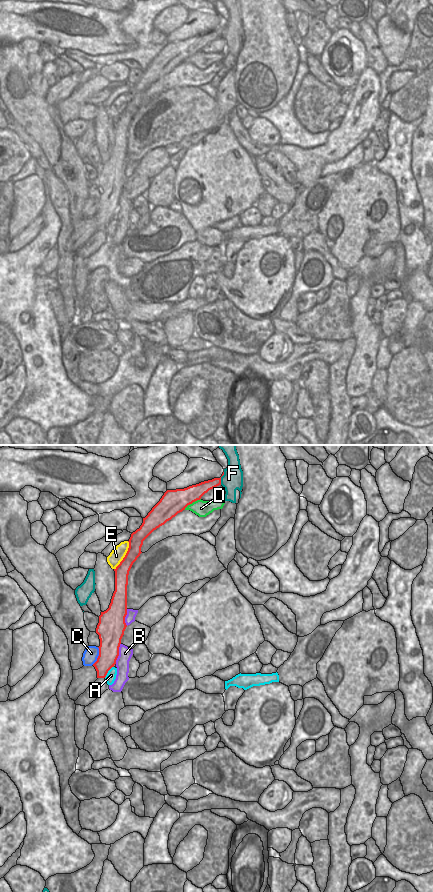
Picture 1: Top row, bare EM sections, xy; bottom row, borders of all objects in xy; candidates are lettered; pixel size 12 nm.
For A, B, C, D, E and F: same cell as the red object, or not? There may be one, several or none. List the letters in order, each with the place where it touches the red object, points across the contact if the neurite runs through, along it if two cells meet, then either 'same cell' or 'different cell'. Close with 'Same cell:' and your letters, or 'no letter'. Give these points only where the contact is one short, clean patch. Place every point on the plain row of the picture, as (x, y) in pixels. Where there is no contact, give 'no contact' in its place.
A: xy (107, 224) | different cell
B: xy (118, 205) | different cell
C: xy (98, 208) | different cell
D: xy (192, 54) | different cell
E: xy (125, 107) | different cell
F: xy (220, 30) | along xy (224, 24), (220, 36) | different cell
Same cell: no letter

